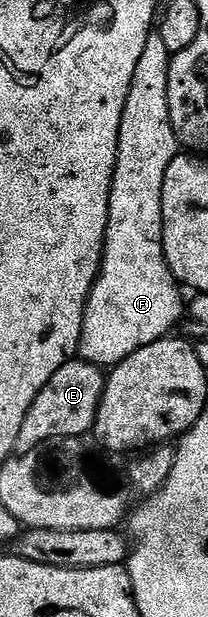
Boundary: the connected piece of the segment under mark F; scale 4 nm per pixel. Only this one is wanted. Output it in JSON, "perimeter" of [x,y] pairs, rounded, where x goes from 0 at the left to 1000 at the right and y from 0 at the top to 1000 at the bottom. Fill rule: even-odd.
{"perimeter":[[[736,53],[702,66],[702,79],[683,79],[683,94],[644,112],[625,157],[606,157],[606,177],[587,183],[567,254],[529,306],[500,415],[481,425],[481,446],[452,455],[413,488],[375,571],[380,580],[486,598],[558,595],[587,585],[606,585],[606,579],[663,572],[663,566],[740,559],[740,553],[764,549],[813,548],[832,541],[827,528],[846,522],[861,525],[894,511],[894,485],[865,480],[870,460],[837,449],[798,423],[779,352],[779,300],[798,293],[798,274],[817,274],[817,261],[837,261],[837,254],[870,243],[837,216],[837,203],[817,203],[808,139],[827,92],[798,73],[779,73],[769,55]]]}

